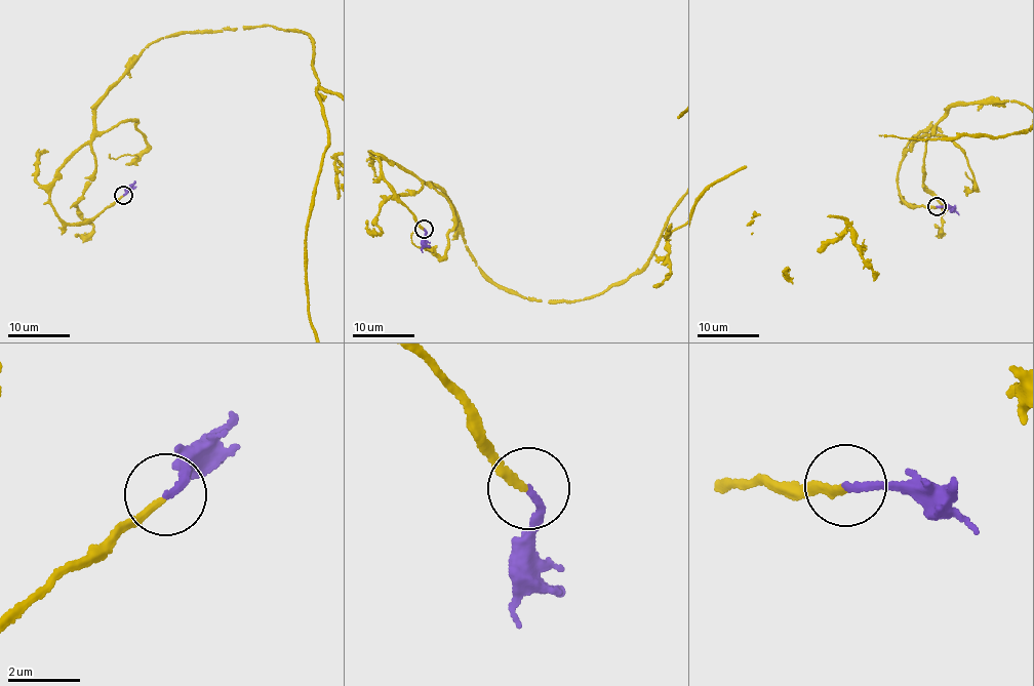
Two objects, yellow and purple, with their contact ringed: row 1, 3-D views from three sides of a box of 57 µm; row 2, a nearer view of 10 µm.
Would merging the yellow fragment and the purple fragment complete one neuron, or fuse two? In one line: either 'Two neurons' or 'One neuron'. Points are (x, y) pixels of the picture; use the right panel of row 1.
One neuron

